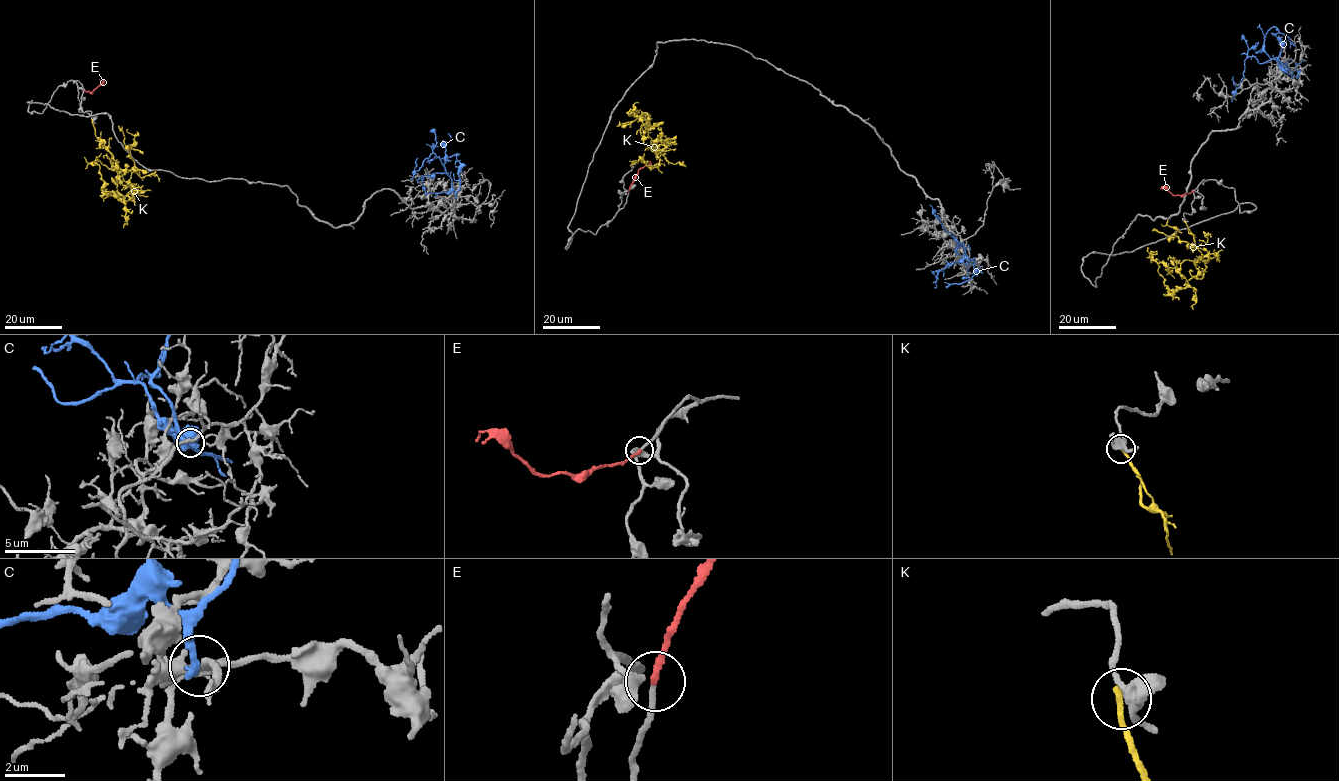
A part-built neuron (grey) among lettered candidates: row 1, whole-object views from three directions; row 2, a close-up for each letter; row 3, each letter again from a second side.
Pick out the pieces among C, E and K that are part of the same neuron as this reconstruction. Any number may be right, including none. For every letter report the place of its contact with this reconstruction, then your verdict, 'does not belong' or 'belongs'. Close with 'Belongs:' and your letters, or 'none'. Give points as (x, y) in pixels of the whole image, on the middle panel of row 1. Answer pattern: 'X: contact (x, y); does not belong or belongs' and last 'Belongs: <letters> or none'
C: contact (968, 259); does not belong
E: contact (628, 192); belongs
K: contact (631, 165); does not belong
Belongs: E

